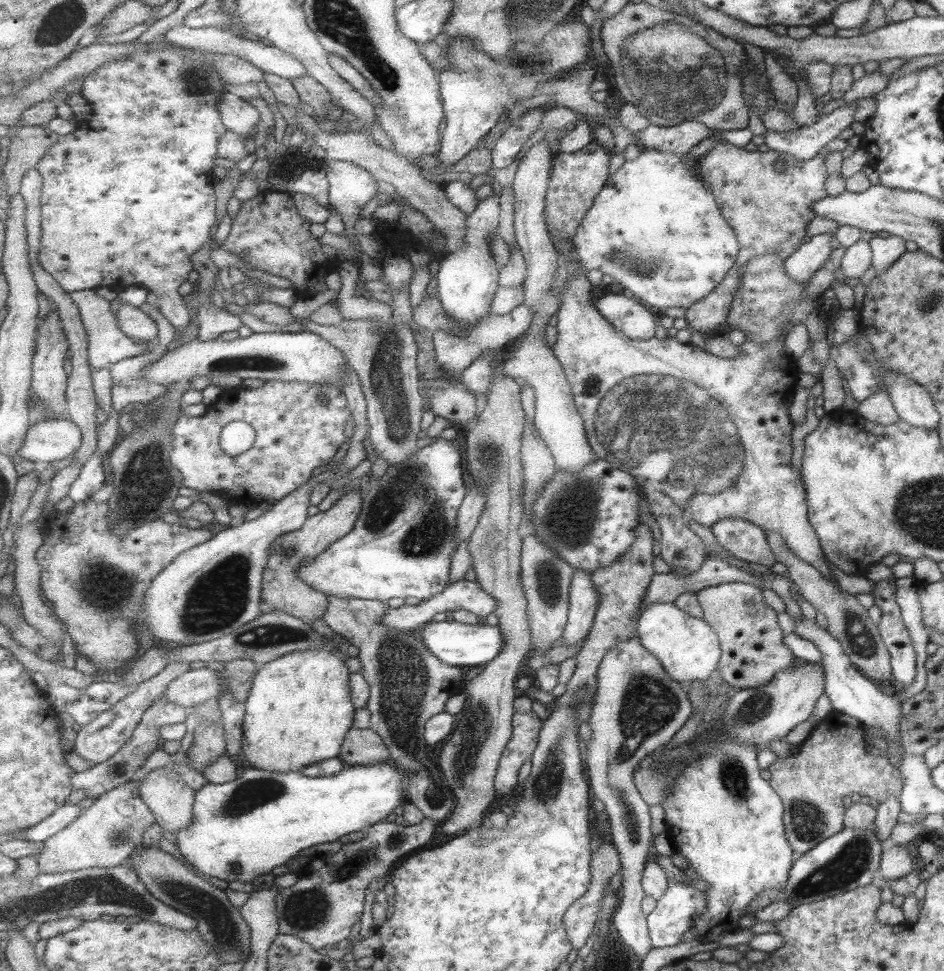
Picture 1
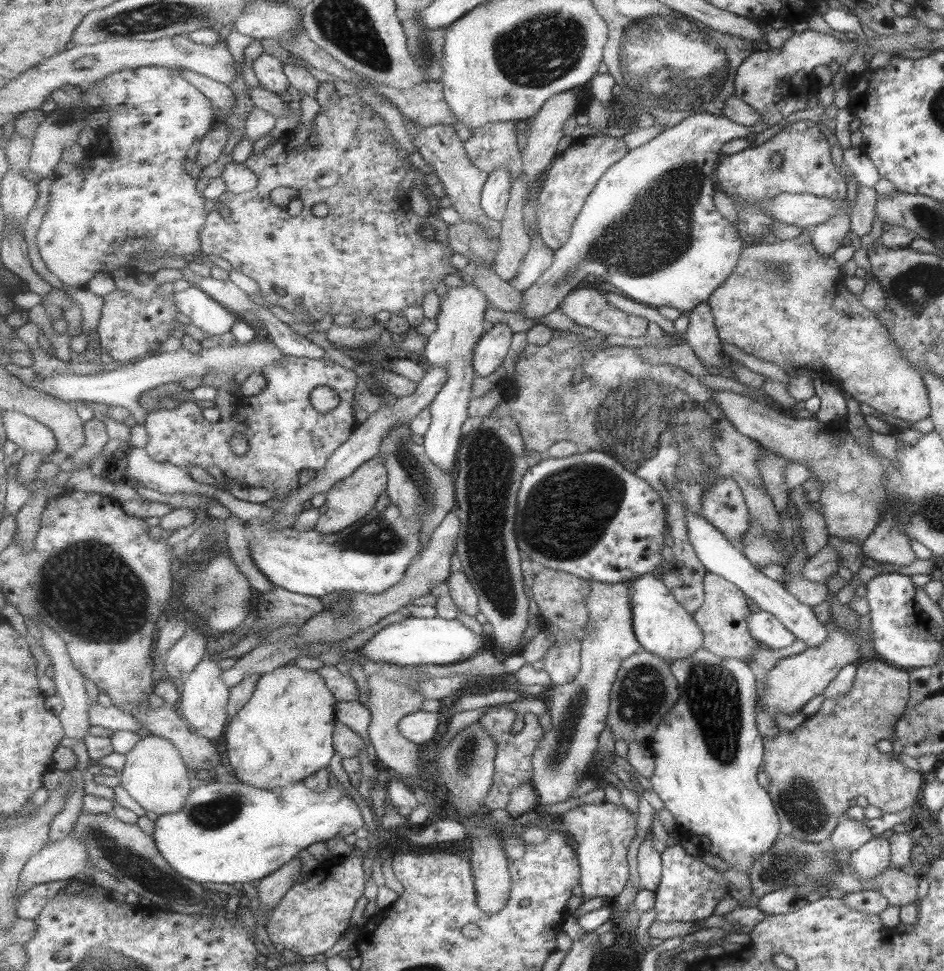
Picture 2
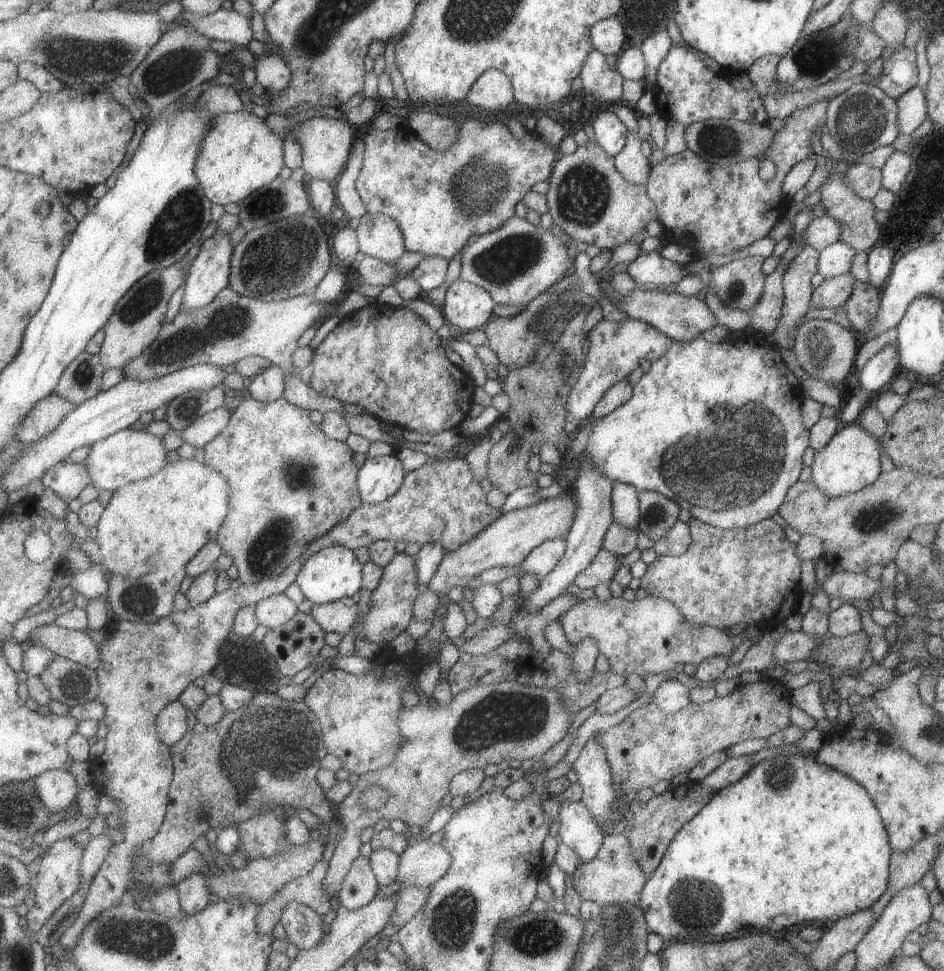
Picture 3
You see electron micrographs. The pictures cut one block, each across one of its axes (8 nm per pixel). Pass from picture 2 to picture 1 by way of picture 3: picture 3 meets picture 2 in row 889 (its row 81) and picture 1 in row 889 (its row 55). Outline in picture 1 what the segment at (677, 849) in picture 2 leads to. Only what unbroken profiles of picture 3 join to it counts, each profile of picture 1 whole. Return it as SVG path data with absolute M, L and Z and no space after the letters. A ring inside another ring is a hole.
M673 878L669 879L668 888L660 900L657 900L655 910L647 915L647 926L651 942L655 948L667 948L682 941L684 933L693 927L696 915L706 911L706 892L687 885L687 882L678 882Z

